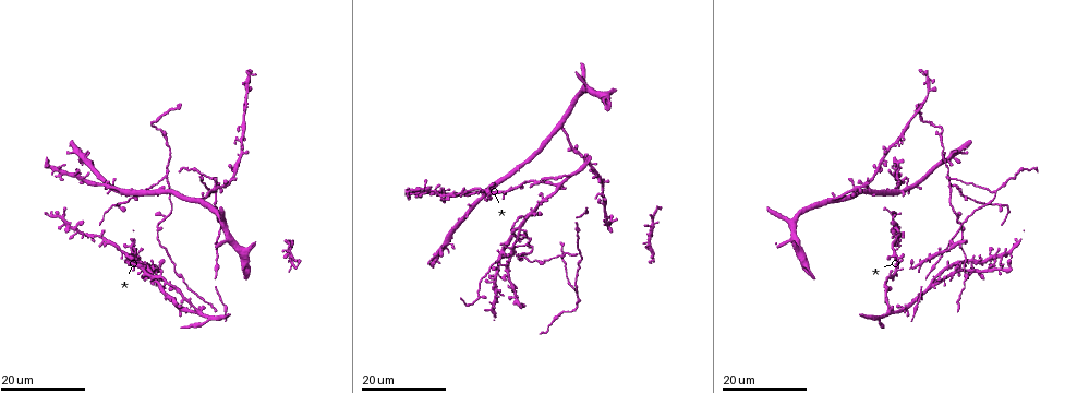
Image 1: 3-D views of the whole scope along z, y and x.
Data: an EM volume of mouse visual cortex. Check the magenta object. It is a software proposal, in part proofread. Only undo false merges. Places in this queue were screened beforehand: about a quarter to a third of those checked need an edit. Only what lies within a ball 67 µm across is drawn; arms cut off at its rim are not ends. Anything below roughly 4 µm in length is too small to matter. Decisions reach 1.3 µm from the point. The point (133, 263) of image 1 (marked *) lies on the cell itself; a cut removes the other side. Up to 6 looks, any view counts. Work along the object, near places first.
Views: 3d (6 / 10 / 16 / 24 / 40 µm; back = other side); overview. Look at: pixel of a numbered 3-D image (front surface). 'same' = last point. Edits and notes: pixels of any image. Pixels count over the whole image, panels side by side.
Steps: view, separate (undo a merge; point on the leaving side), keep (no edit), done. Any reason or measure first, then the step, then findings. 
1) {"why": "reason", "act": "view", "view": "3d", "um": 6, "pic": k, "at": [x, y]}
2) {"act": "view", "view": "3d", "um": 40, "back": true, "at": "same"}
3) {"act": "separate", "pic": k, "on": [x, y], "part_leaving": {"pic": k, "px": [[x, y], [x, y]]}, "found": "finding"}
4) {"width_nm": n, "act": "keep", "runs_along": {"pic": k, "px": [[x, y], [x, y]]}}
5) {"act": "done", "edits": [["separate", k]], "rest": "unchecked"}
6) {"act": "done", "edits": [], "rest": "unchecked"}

{"why": "branch point", "act": "view", "view": "3d", "um": 24, "pic": 1, "at": [215, 195]}

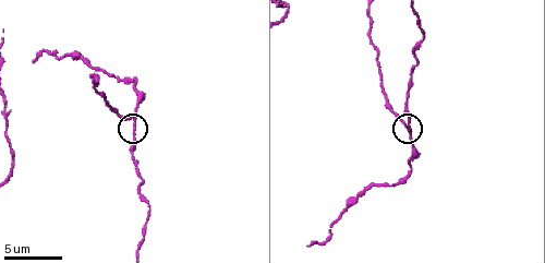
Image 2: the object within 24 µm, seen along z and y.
{"why": "zoom in", "act": "view", "view": "3d", "um": 6, "pic": 2, "at": [134, 122]}

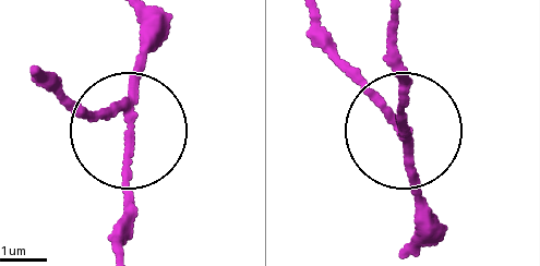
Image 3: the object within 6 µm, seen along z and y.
{"side_arm_um": 19, "act": "separate", "pic": 3, "on": [67, 103], "found": "two cells meet here"}

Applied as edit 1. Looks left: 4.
{"act": "view", "view": "overview"}

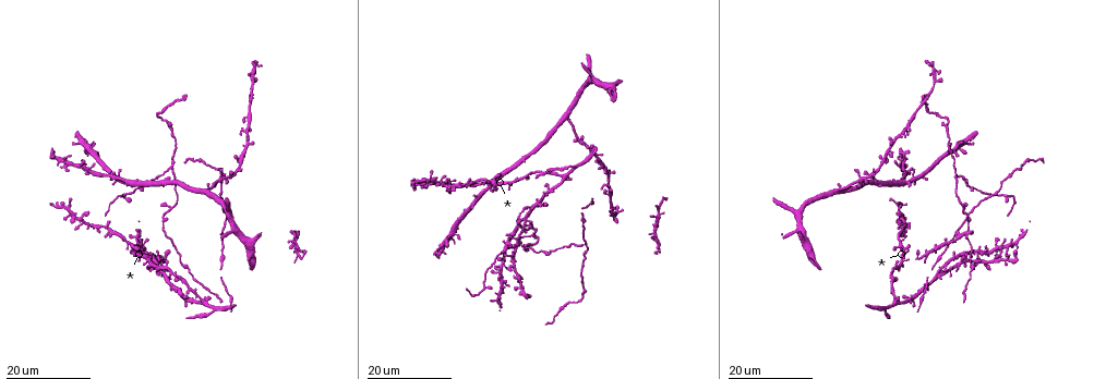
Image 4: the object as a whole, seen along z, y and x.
{"why": "side arm on a straight run", "act": "view", "view": "3d", "um": 24, "pic": 4, "at": [169, 167]}

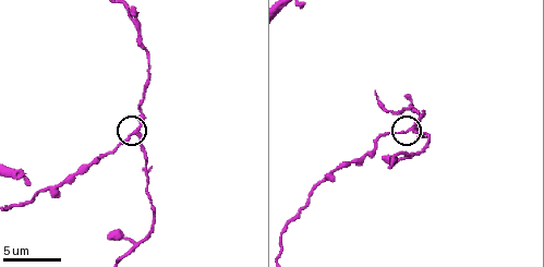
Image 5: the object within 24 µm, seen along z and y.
{"why": "zoom in", "act": "view", "view": "3d", "um": 6, "pic": 5, "at": [134, 131]}

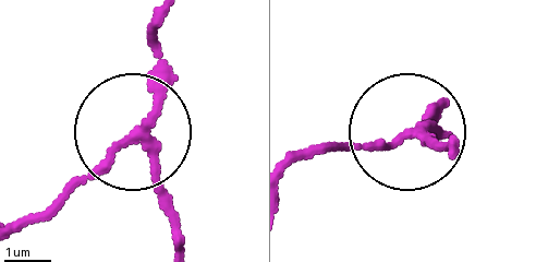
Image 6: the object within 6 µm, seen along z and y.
{"act": "view", "view": "3d", "um": 6, "back": true, "pic": 6, "at": [403, 137]}

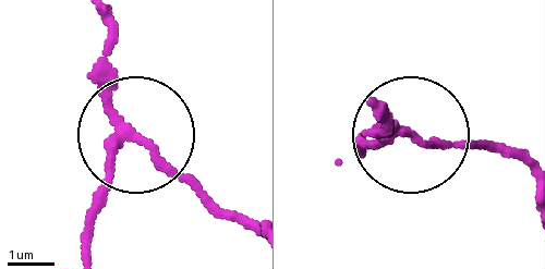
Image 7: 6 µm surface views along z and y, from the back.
{"act": "separate", "pic": 7, "on": [181, 175], "part_leaving": {"pic": 7, "px": [[135, 132], [249, 221]]}, "found": "two cells meet here"}

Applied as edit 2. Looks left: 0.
{"act": "done", "edits": [["separate", 3], ["separate", 7]], "rest": "unchecked"}

